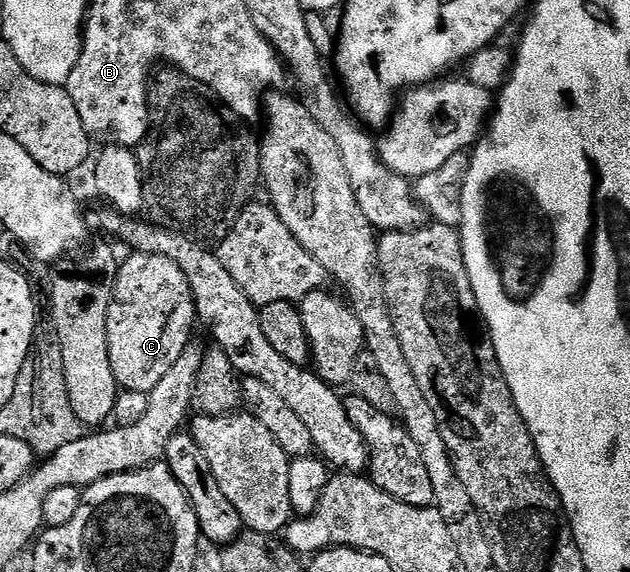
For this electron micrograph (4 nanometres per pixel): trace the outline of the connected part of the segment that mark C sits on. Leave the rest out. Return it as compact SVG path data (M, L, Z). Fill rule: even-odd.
M133 252L126 260L120 261L117 275L113 281L113 301L109 304L107 318L107 350L111 358L111 370L117 379L118 389L148 394L159 386L167 375L167 370L179 362L179 354L190 347L193 336L193 323L198 323L197 301L193 298L193 288L189 280L171 262L159 254Z

